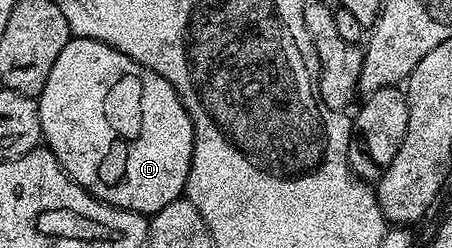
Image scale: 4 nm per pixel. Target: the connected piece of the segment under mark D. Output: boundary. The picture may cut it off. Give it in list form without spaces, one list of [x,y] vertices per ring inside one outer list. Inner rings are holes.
[[[72,38],[62,50],[62,54],[58,54],[54,66],[50,66],[50,78],[46,78],[44,89],[41,90],[38,97],[38,103],[40,105],[40,135],[43,143],[54,154],[54,158],[58,158],[58,162],[64,167],[70,179],[78,186],[85,188],[96,200],[122,210],[154,214],[158,210],[162,210],[162,206],[170,206],[170,202],[184,196],[186,178],[190,174],[192,155],[194,154],[194,138],[196,137],[194,126],[186,106],[180,100],[180,95],[174,90],[174,86],[170,86],[170,82],[166,82],[166,78],[154,74],[154,70],[134,62],[126,54],[111,48],[109,44],[103,44],[97,40]]]

